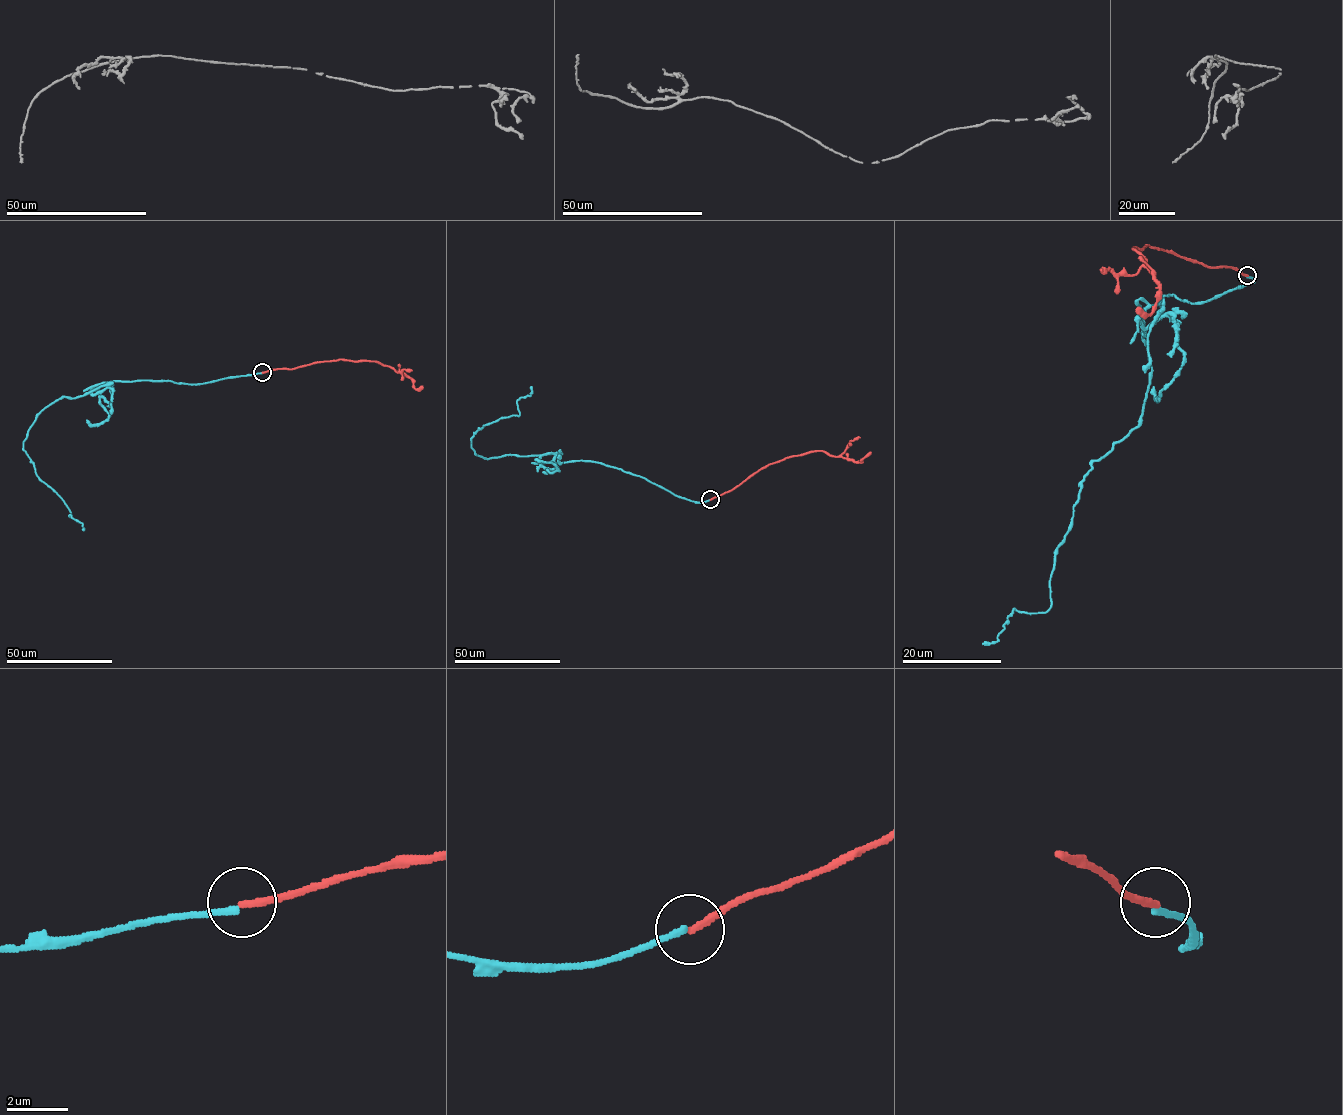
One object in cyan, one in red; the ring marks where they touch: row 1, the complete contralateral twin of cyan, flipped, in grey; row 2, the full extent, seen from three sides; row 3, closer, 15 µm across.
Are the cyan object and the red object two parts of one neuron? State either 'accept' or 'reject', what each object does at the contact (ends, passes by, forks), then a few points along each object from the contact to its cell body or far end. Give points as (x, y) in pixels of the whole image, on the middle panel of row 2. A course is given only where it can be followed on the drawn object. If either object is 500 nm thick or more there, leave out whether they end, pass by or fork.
reject; cyan ends; red ends; course cyan (710, 500), (677, 496), (598, 462), (555, 462), (560, 453), (475, 454), (474, 433), (519, 415), (531, 386); course red (710, 500), (786, 458), (824, 451), (858, 462), (870, 452)

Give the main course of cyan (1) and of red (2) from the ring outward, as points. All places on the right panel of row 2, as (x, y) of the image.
1: (1247, 276), (1209, 301), (1138, 301), (1152, 368), (1140, 423), (1092, 463), (1051, 606), (1014, 609), (982, 644)
2: (1247, 275), (1225, 266), (1210, 267), (1149, 245), (1133, 249), (1147, 261), (1159, 288), (1152, 313), (1135, 310)

